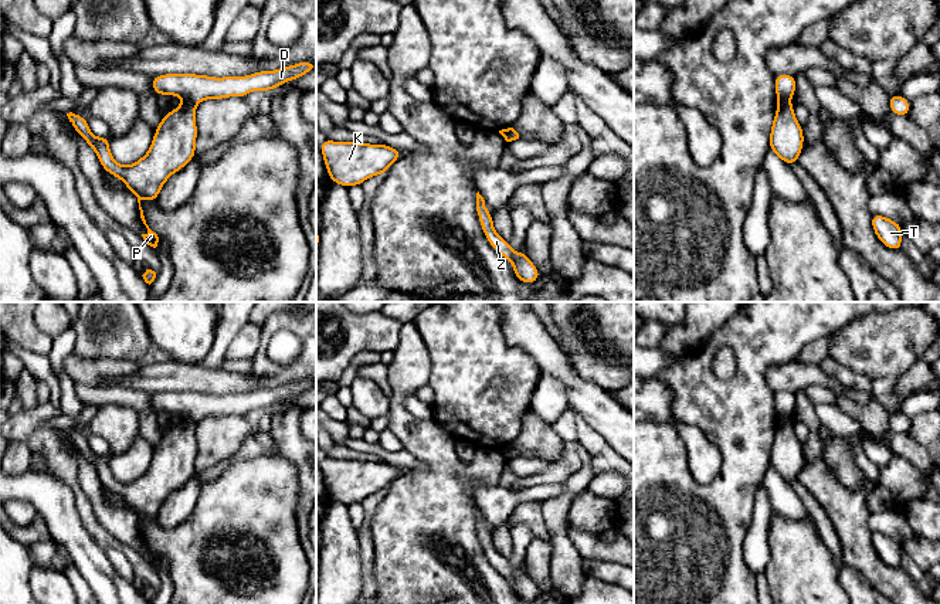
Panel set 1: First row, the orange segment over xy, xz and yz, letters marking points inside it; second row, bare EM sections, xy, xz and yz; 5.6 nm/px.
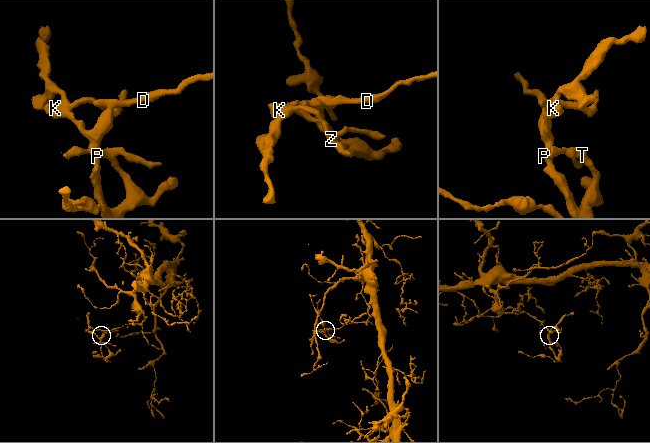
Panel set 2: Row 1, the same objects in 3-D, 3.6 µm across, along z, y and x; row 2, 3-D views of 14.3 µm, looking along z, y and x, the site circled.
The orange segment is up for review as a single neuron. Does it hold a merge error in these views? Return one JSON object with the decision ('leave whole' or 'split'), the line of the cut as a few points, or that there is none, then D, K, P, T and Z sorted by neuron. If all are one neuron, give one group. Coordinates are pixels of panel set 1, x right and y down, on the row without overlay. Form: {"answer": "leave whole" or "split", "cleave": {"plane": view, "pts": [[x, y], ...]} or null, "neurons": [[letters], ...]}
{"answer": "split", "cleave": {"plane": "xy", "pts": [[185, 417], [194, 423]]}, "neurons": [["D"], ["K", "P", "T", "Z"]]}

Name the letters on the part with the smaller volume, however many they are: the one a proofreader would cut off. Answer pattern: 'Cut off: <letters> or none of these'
Cut off: K, P, T, Z

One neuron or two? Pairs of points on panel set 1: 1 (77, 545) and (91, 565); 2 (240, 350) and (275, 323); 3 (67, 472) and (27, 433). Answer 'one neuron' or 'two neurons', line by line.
1: one neuron
2: two neurons
3: one neuron

